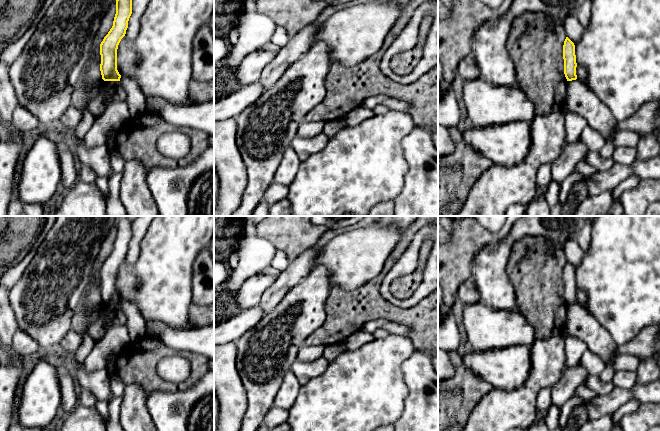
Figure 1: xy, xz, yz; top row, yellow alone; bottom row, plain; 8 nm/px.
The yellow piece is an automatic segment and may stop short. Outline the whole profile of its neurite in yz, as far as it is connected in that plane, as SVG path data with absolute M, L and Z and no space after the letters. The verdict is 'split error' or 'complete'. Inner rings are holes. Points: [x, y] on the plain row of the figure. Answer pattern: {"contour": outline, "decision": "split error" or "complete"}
{"contour": "M566 261L563 269L564 298L567 305L577 303L576 299L576 279L574 267Z", "decision": "complete"}

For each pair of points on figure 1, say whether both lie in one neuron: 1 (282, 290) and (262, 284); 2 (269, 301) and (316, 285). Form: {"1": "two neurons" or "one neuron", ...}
{"1": "two neurons", "2": "one neuron"}

